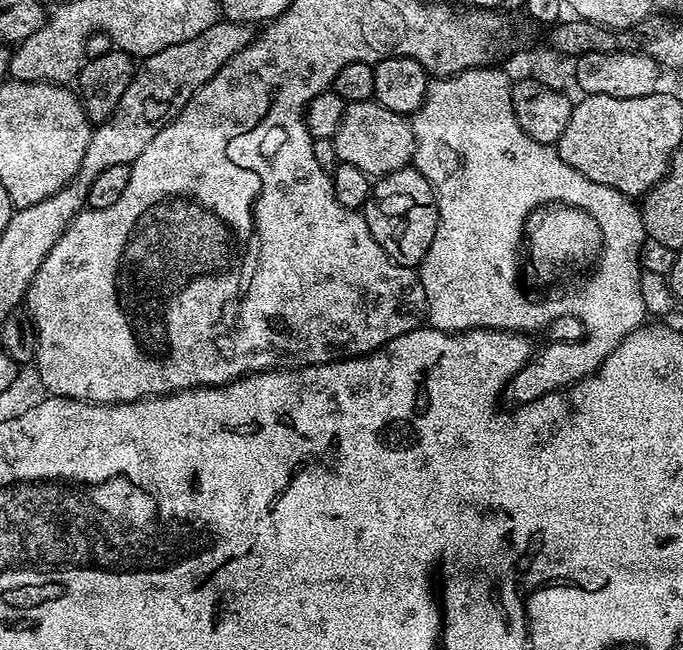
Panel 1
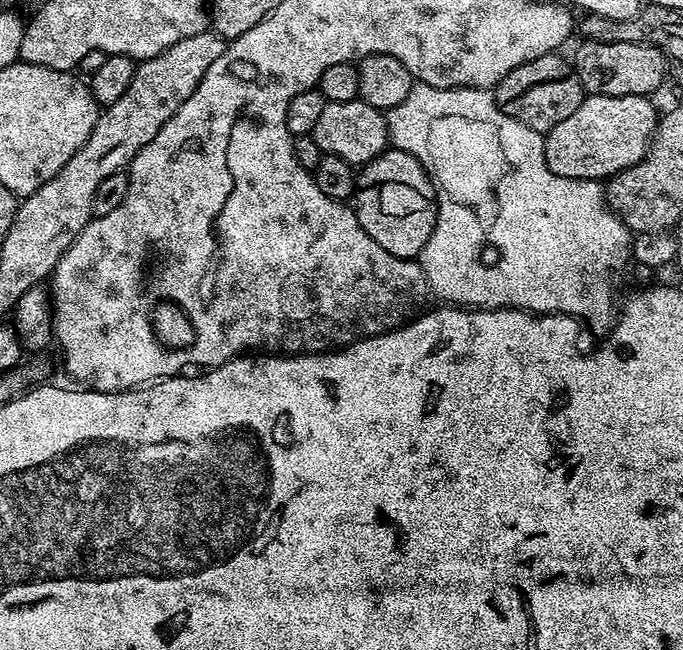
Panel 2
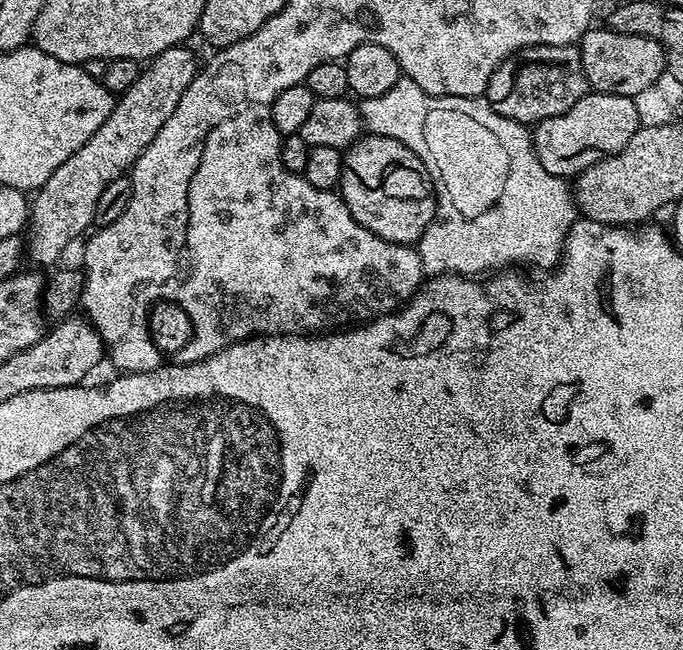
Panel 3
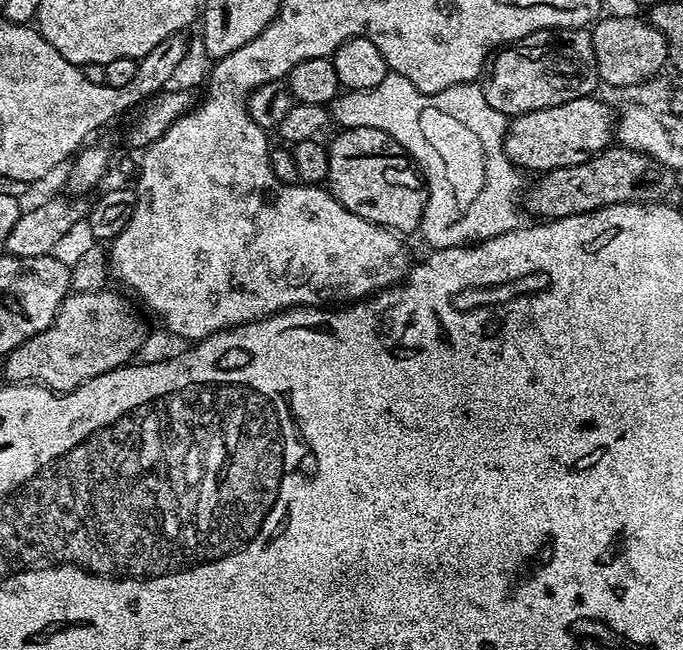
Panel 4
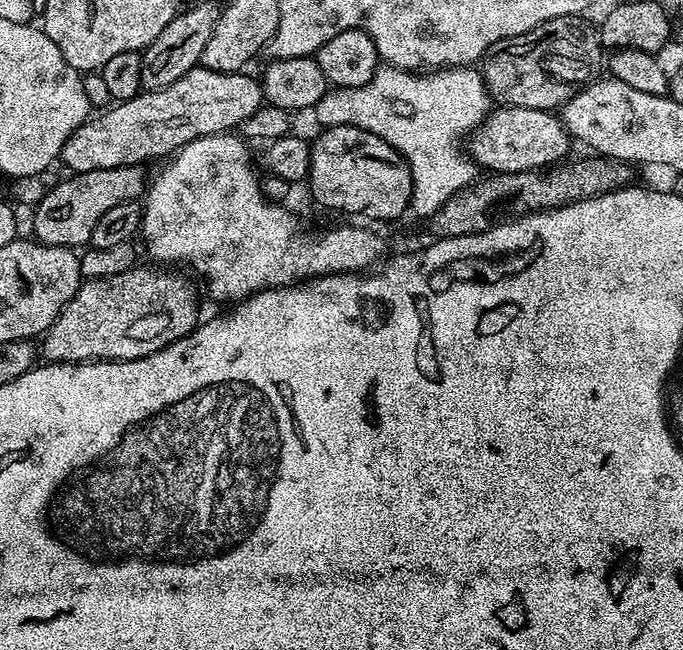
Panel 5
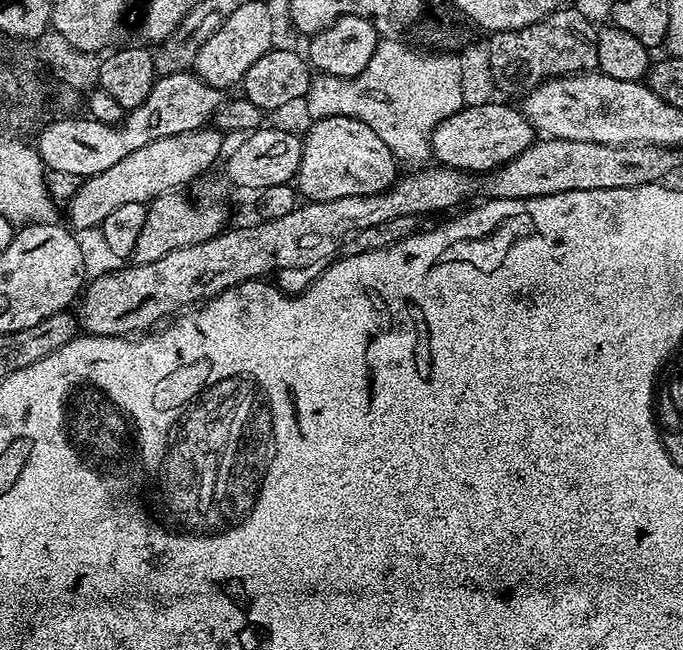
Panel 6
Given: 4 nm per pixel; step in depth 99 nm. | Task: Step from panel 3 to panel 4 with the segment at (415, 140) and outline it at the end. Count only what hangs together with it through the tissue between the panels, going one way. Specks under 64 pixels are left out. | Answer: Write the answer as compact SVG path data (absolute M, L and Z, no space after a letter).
M389 71L386 78L382 78L382 82L378 82L378 86L374 86L370 90L358 90L357 92L341 91L336 99L330 105L330 120L333 125L345 128L369 128L370 130L382 130L386 134L390 134L390 138L394 138L394 142L398 142L398 146L402 146L402 150L406 150L411 156L413 164L422 173L423 183L428 189L428 201L424 207L424 213L420 219L418 229L419 235L424 235L424 240L429 245L429 249L437 248L463 248L471 246L481 240L489 240L503 232L509 232L515 228L521 227L520 212L522 213L522 189L525 187L521 169L512 163L512 159L506 154L504 149L504 135L510 127L509 117L503 116L498 110L494 110L494 106L490 106L490 102L486 102L486 94L483 87L479 83L459 84L458 86L450 86L450 90L442 90L438 94L422 94L410 82L410 78L402 78L402 74Z

